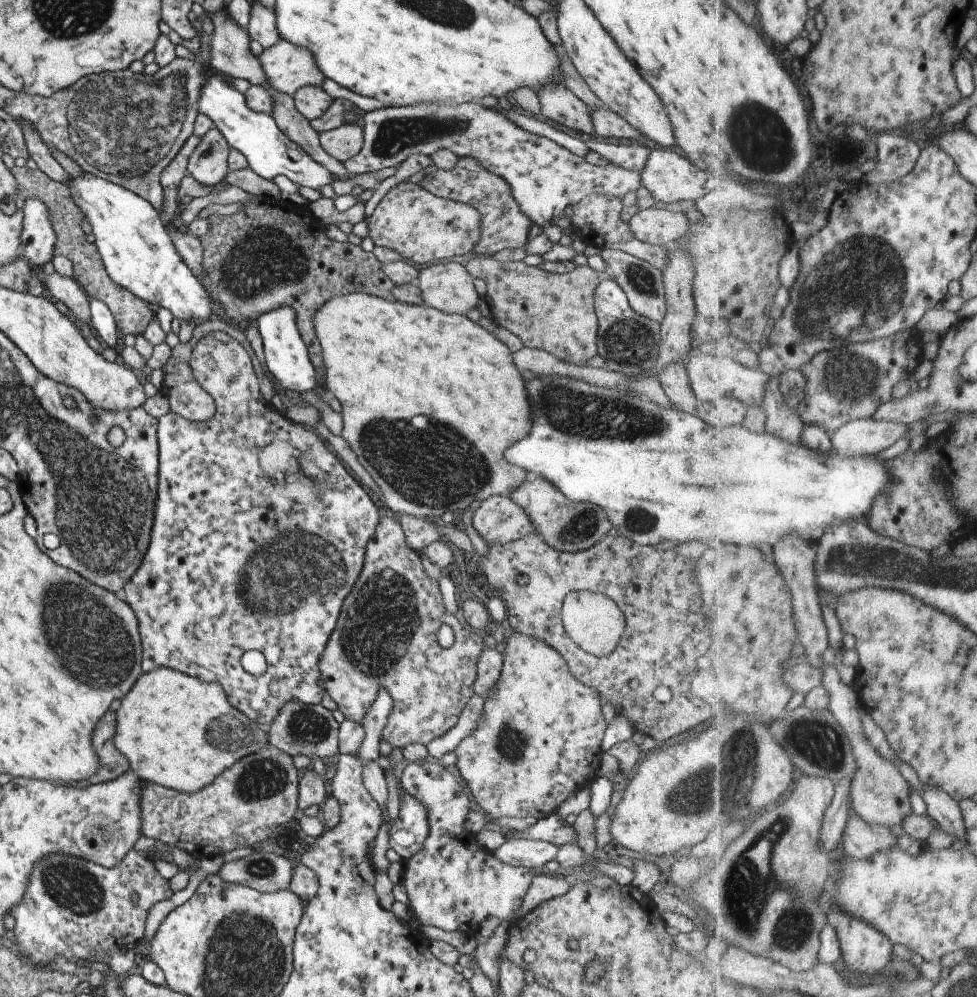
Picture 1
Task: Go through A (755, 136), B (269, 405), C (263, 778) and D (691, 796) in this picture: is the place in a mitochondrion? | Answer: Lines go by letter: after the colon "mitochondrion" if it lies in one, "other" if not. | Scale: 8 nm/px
A: mitochondrion
B: other
C: mitochondrion
D: mitochondrion

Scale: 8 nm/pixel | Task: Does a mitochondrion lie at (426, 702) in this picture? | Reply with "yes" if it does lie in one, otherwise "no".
no

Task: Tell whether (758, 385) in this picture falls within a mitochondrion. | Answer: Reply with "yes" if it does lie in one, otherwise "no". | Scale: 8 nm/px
no

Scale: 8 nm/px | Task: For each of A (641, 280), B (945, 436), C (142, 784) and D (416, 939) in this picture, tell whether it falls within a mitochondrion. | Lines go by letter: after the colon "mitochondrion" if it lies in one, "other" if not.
A: mitochondrion
B: other
C: other
D: other

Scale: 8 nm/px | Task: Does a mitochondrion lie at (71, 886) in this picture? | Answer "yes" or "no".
yes

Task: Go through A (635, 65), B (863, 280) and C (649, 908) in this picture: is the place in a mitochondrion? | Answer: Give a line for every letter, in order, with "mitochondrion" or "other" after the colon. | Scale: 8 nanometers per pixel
A: other
B: mitochondrion
C: other

